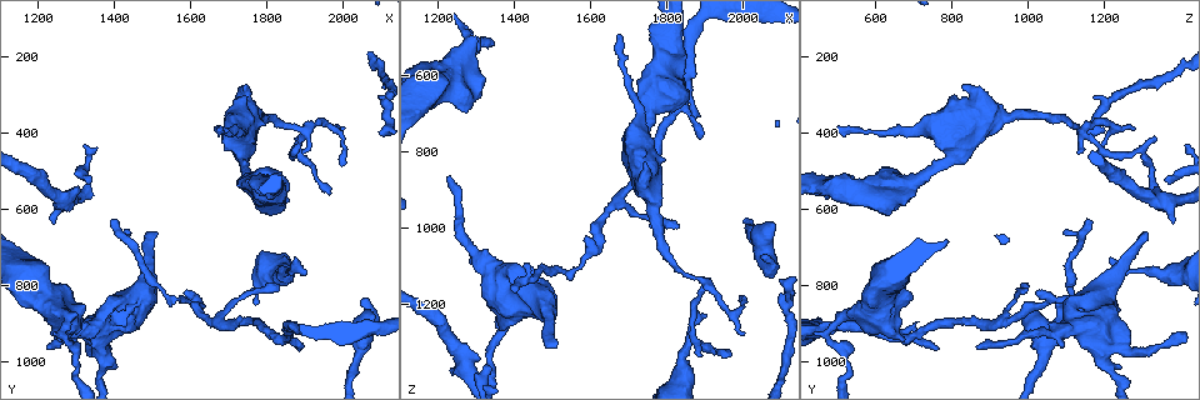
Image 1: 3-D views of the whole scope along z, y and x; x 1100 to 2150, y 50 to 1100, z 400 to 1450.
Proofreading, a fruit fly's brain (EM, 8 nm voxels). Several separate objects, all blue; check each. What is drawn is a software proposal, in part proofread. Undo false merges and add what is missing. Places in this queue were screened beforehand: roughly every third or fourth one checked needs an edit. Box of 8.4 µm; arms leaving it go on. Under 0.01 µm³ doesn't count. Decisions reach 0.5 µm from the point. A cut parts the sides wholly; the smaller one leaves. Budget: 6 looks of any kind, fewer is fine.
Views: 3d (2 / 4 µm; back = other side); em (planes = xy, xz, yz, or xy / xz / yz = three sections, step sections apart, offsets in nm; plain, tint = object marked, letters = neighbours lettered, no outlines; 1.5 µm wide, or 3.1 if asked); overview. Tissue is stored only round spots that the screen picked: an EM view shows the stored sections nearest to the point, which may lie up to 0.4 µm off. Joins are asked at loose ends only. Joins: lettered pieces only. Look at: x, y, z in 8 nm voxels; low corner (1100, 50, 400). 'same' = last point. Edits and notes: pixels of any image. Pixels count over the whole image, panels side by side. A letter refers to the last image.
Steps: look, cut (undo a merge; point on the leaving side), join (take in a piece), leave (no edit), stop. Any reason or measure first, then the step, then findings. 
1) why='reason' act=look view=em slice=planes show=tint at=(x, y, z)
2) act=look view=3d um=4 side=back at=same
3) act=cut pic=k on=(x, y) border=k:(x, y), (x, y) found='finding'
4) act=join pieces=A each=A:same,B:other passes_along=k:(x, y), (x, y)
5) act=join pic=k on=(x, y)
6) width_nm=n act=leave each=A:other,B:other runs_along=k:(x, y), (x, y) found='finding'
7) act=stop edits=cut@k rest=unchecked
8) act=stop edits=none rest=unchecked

why='free end' act=look view=3d um=2 side=back at=(1225, 965, 870)

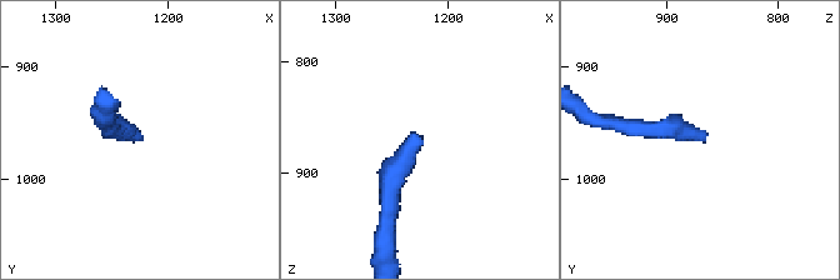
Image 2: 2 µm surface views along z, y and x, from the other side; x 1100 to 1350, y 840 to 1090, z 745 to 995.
act=look view=em slice=planes show=plain at=(1228, 964, 864)

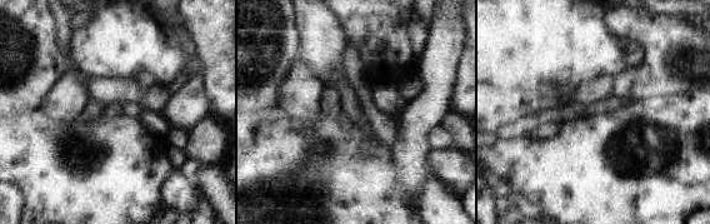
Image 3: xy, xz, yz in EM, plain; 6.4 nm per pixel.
why='what lies round it' act=look view=em slice=planes show=letters at=same

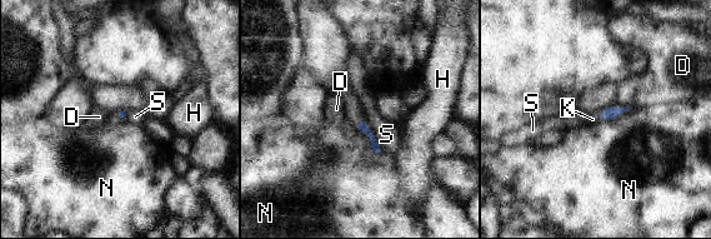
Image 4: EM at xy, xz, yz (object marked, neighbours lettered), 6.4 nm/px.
act=join pieces=K each=D:other,H:other,K:same,N:other,S:other passes_along=4:(611, 113), (600, 116), (592, 119) found='it goes on there'

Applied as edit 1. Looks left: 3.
why='free end' act=look view=3d um=2 at=(1395, 630, 1160)

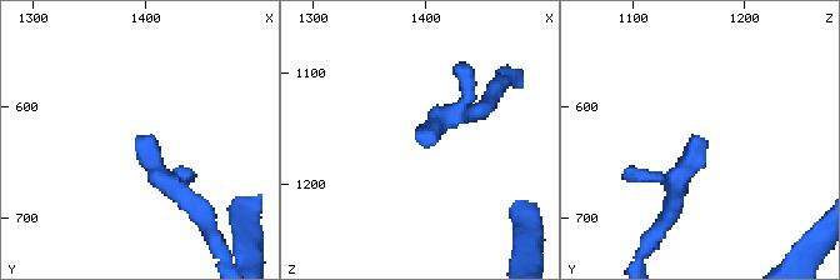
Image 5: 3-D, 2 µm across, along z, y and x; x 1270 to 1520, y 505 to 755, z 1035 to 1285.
why='now the EM' act=look view=em slice=planes show=letters at=(1392, 628, 1152)

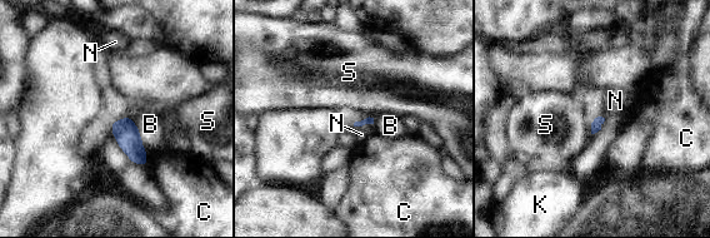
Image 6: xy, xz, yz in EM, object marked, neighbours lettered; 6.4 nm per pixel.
act=leave each=B:other,C:other,K:other,N:other,S:other border=6:(590, 123), (591, 133) found='none of them fits'

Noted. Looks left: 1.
act=stop edits=join@4 rest=unchecked

